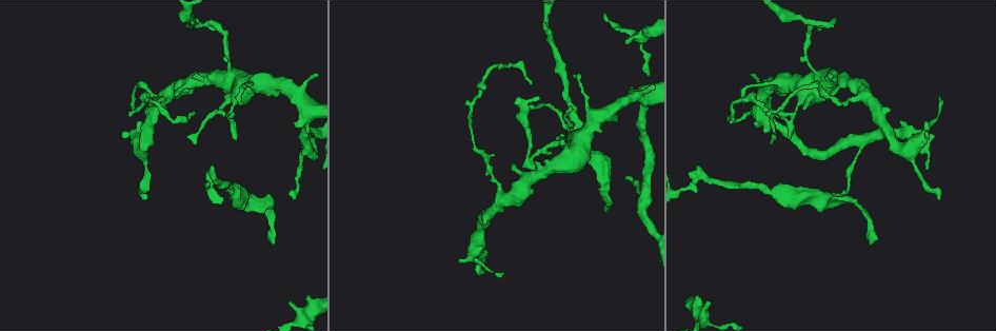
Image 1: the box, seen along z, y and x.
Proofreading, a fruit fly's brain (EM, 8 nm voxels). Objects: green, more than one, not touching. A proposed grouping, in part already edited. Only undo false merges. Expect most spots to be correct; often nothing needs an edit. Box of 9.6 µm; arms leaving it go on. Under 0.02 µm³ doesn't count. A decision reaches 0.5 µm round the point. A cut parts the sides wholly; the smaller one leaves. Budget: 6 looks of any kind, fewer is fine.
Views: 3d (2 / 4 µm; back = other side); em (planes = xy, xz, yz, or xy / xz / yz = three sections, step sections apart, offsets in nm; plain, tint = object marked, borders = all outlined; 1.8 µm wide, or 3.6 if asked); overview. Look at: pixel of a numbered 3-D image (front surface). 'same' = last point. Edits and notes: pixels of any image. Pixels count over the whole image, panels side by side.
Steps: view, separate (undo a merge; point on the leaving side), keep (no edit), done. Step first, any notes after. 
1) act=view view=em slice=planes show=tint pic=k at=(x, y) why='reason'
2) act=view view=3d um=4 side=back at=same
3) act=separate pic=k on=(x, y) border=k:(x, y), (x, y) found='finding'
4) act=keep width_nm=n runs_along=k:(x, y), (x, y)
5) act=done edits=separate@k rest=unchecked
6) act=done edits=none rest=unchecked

act=view view=em slice=xy step=4 show=plain pic=1 at=(647, 196) why='abrupt turn'

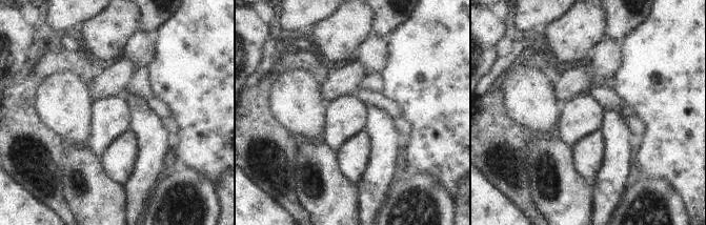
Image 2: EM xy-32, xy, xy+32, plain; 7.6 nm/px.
act=view view=em slice=xy step=4 show=tint at=same why='where the object lies'

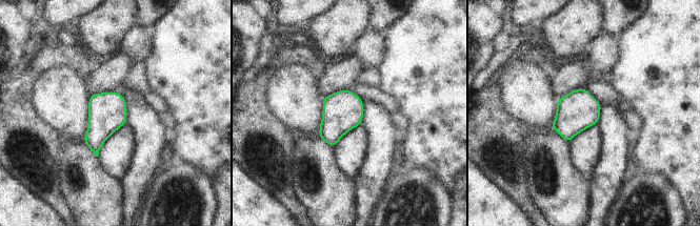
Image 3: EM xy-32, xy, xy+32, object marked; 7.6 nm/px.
act=keep found='all the same neuron'

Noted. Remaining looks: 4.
act=view view=3d um=2 pic=1 at=(165, 95) why='abrupt turn'

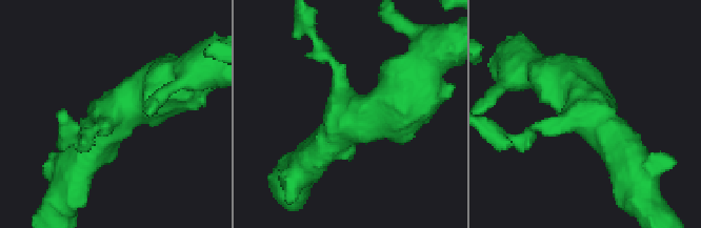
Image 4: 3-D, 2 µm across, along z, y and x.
act=view view=em slice=xy step=4 show=tint pic=4 at=(589, 116) arms=3

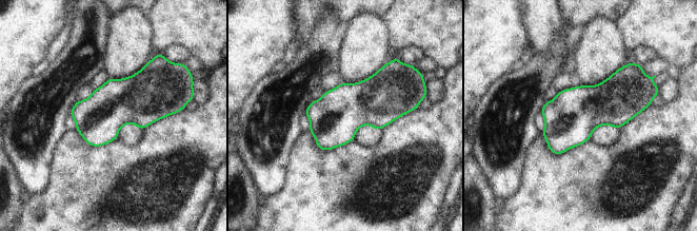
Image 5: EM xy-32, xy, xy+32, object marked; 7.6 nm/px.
act=keep found='all the same neuron'

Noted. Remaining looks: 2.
act=view view=em slice=planes show=tint pic=1 at=(156, 104) why='abrupt turn'

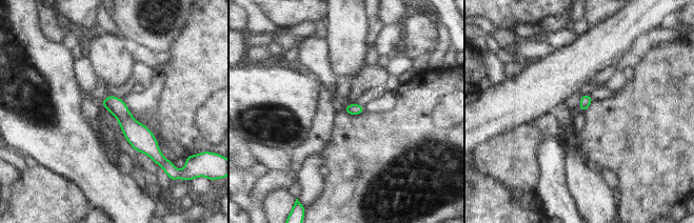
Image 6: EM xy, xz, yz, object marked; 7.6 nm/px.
act=keep found='continuous, no second neuron'

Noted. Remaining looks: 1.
act=done edits=none rest=unchecked

